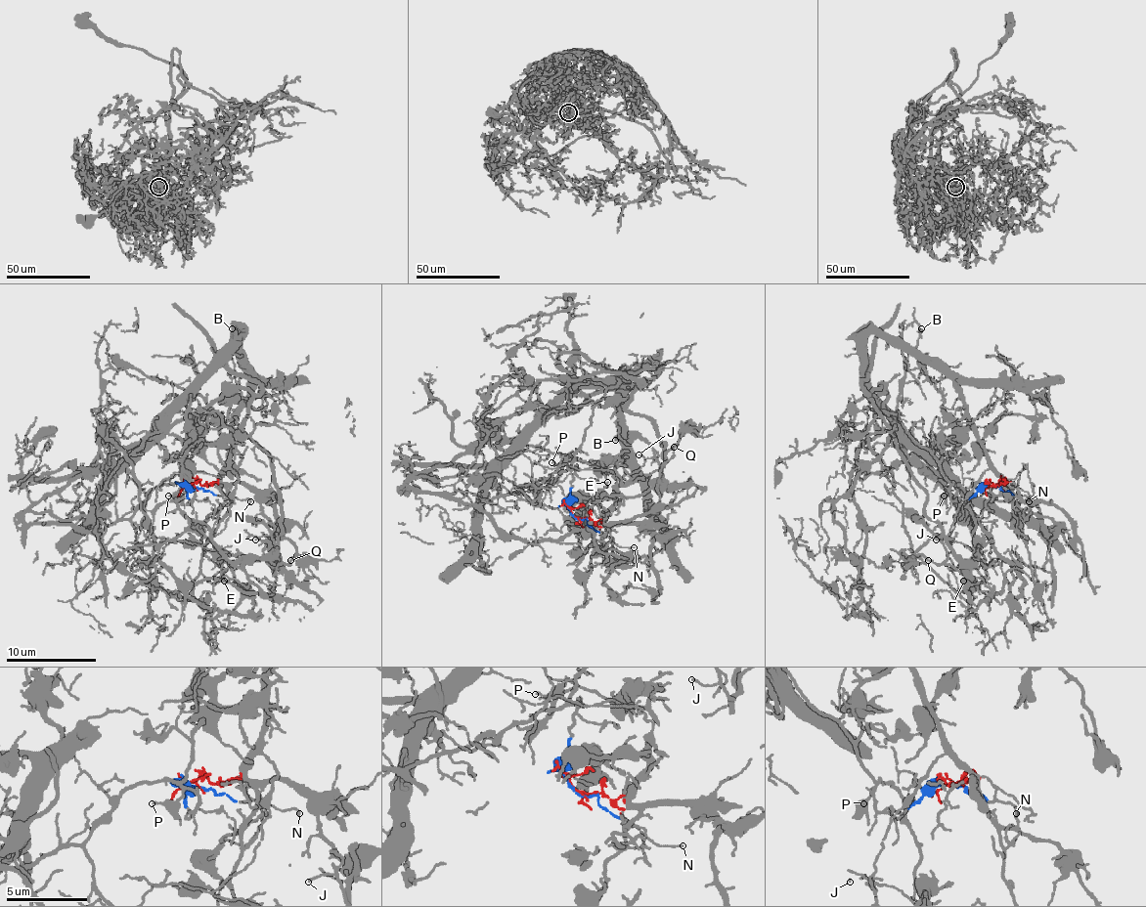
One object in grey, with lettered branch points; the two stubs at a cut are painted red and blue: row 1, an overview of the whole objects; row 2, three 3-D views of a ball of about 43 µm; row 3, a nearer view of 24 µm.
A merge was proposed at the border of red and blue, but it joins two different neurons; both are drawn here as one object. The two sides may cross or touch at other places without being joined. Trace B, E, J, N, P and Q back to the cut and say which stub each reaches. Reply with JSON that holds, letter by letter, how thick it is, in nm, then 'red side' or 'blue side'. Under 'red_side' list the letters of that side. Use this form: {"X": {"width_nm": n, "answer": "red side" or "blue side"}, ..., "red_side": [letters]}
{"B": {"width_nm": 120, "answer": "red side"}, "E": {"width_nm": 130, "answer": "blue side"}, "J": {"width_nm": 110, "answer": "blue side"}, "N": {"width_nm": 120, "answer": "blue side"}, "P": {"width_nm": 160, "answer": "blue side"}, "Q": {"width_nm": 150, "answer": "blue side"}, "red_side": ["B"]}

